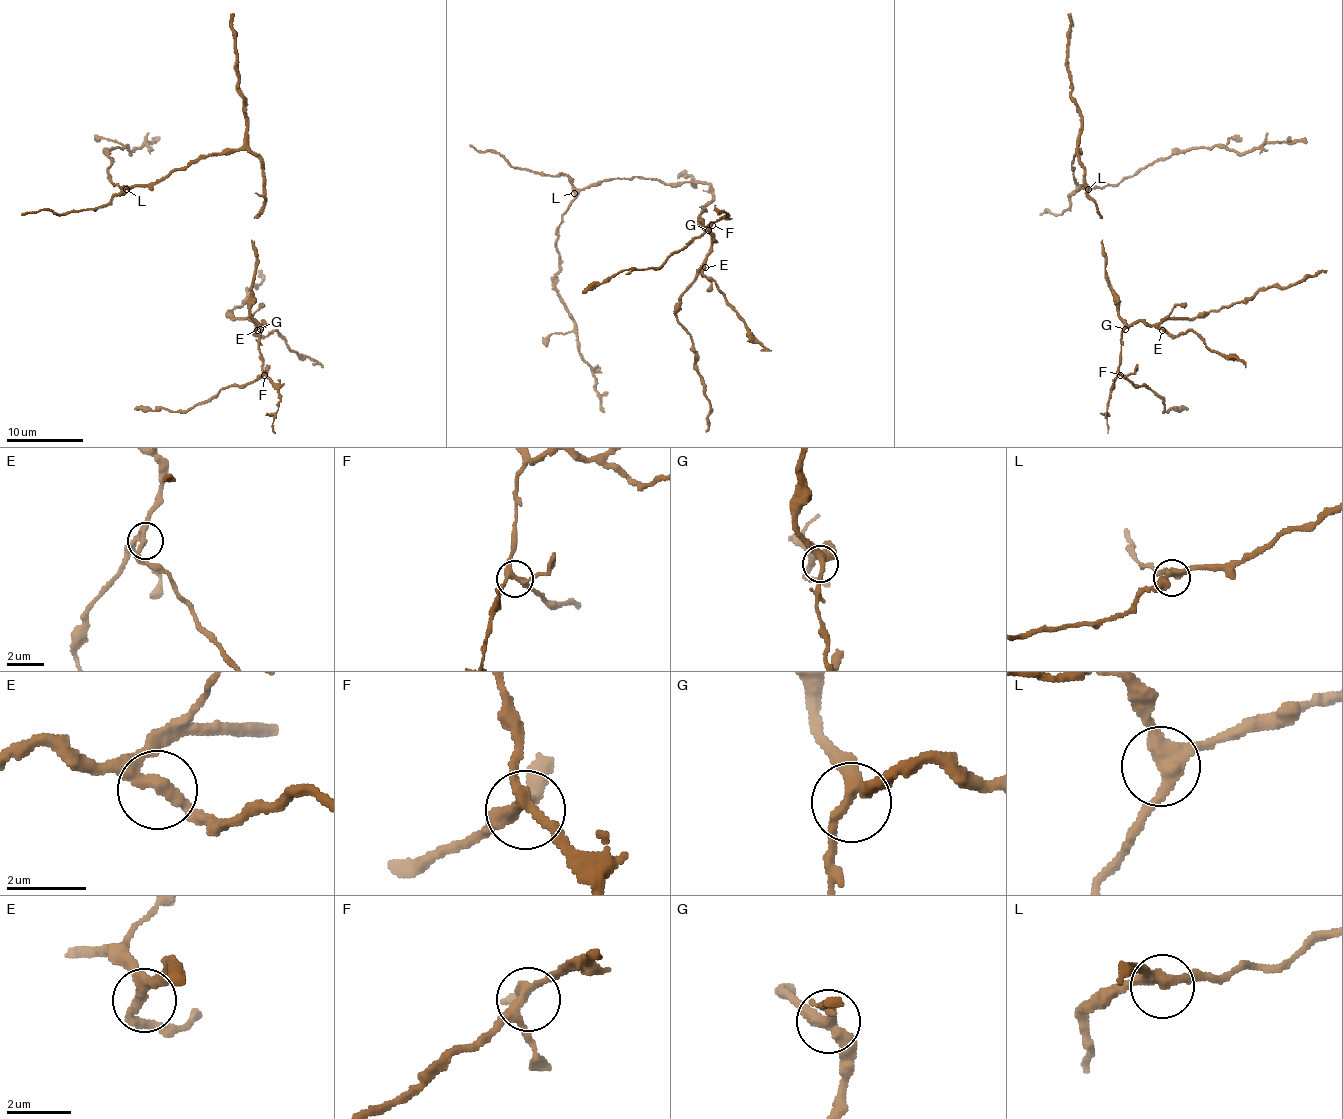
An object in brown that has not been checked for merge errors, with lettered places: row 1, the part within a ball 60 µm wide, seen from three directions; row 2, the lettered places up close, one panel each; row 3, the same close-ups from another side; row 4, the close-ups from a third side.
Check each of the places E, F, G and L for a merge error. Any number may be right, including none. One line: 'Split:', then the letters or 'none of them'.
Split: none of them

